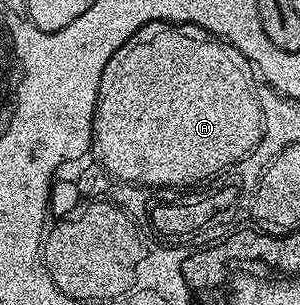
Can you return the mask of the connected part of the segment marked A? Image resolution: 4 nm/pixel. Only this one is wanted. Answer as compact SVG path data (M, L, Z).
M148 23L143 25L143 29L136 31L113 54L111 61L107 61L107 69L103 69L104 83L101 84L100 110L97 112L96 123L96 146L97 151L112 168L117 175L125 176L126 179L141 179L142 182L153 183L181 183L191 179L201 178L202 175L209 175L209 171L216 171L218 167L226 161L235 159L235 141L229 141L229 125L237 121L245 123L245 109L257 107L257 99L253 99L253 79L255 78L254 64L250 63L239 49L232 47L223 39L218 39L216 35L210 35L202 27L195 26L194 23Z

